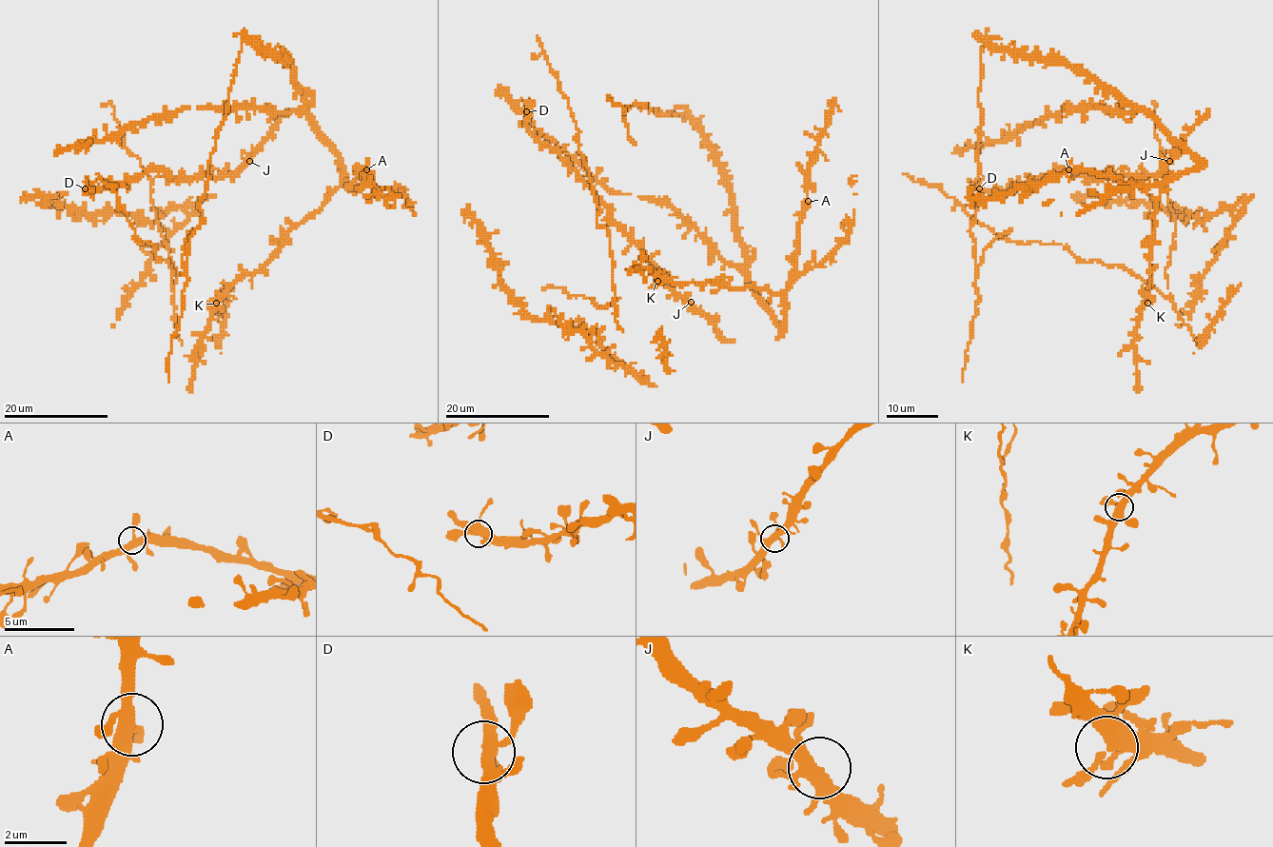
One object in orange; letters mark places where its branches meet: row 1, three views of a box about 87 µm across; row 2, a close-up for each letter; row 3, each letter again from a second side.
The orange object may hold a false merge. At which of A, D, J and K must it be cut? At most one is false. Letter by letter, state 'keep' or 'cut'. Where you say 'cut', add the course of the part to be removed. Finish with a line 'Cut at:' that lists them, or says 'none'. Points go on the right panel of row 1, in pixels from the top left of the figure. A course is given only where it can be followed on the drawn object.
A: keep
D: keep
J: keep
K: keep
Cut at: none

